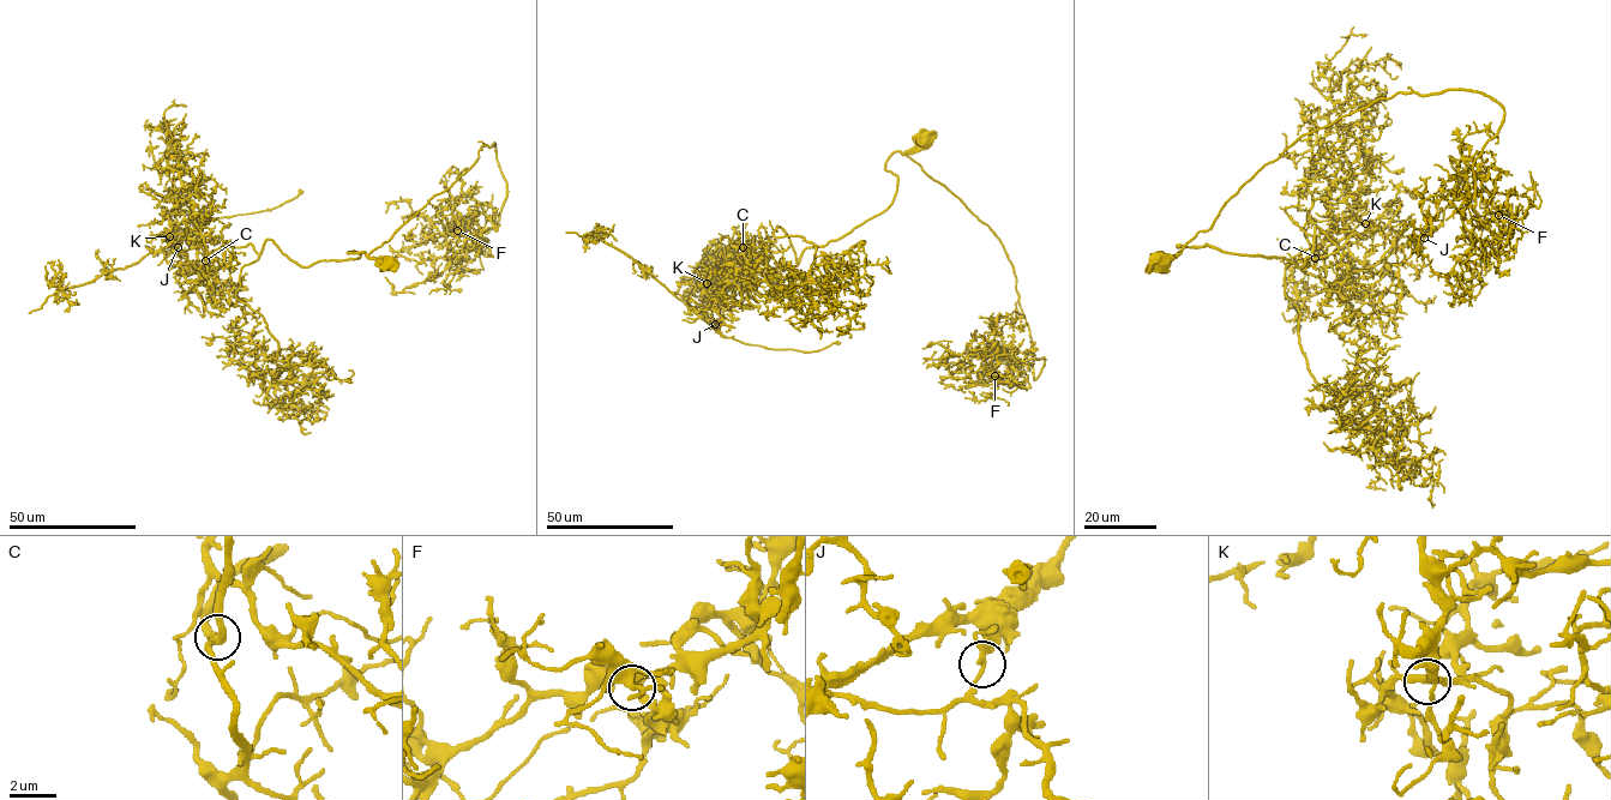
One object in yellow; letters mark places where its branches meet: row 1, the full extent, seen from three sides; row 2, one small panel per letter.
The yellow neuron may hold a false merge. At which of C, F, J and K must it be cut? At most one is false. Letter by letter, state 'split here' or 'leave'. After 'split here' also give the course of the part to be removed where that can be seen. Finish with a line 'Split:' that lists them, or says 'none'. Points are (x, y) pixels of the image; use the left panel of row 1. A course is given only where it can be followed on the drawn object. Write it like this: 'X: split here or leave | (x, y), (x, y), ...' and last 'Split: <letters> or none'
C: leave
F: leave
J: split here | (178, 247), (179, 242), (173, 242), (124, 269), (107, 270), (94, 281), (62, 288), (28, 313)
K: leave
Split: J

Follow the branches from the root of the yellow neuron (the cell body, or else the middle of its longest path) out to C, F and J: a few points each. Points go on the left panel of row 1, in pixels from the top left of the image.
C: (386, 262), (352, 252), (359, 257), (301, 266), (270, 239), (259, 253), (250, 244), (221, 246), (205, 260)
F: (386, 262), (368, 256), (494, 143), (506, 182), (498, 223), (482, 230), (475, 210), (457, 230)
J: (386, 262), (352, 252), (301, 266), (268, 239), (186, 271), (178, 247)

